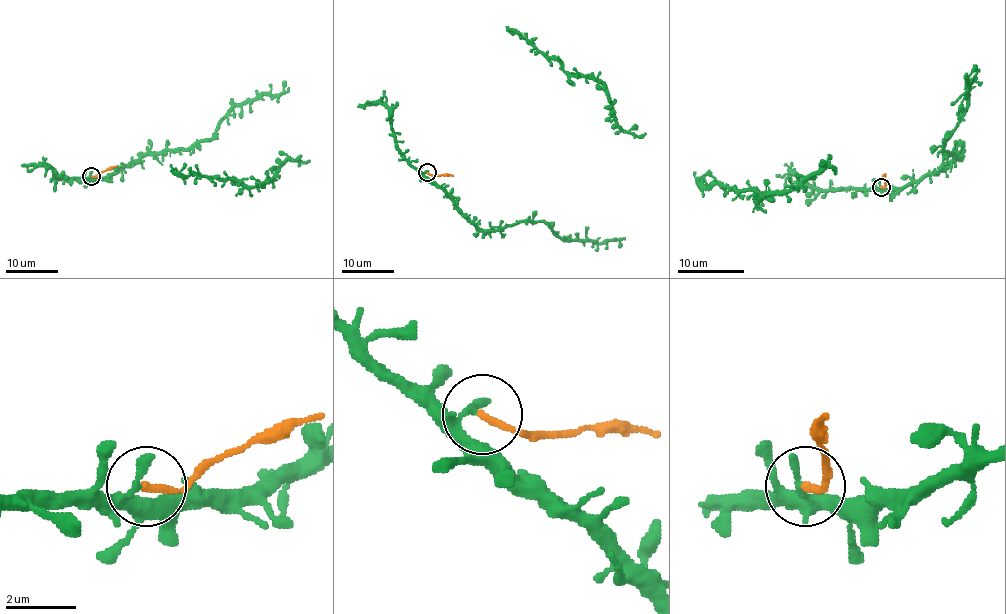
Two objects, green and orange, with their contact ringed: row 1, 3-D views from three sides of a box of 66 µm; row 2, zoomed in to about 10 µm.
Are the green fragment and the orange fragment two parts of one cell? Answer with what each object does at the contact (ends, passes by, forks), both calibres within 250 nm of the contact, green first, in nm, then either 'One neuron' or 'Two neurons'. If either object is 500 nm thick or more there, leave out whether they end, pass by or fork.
At the ring green ends. At the ring orange ends. Thickness 280 nm (green) against 190 nm. Two neurons

